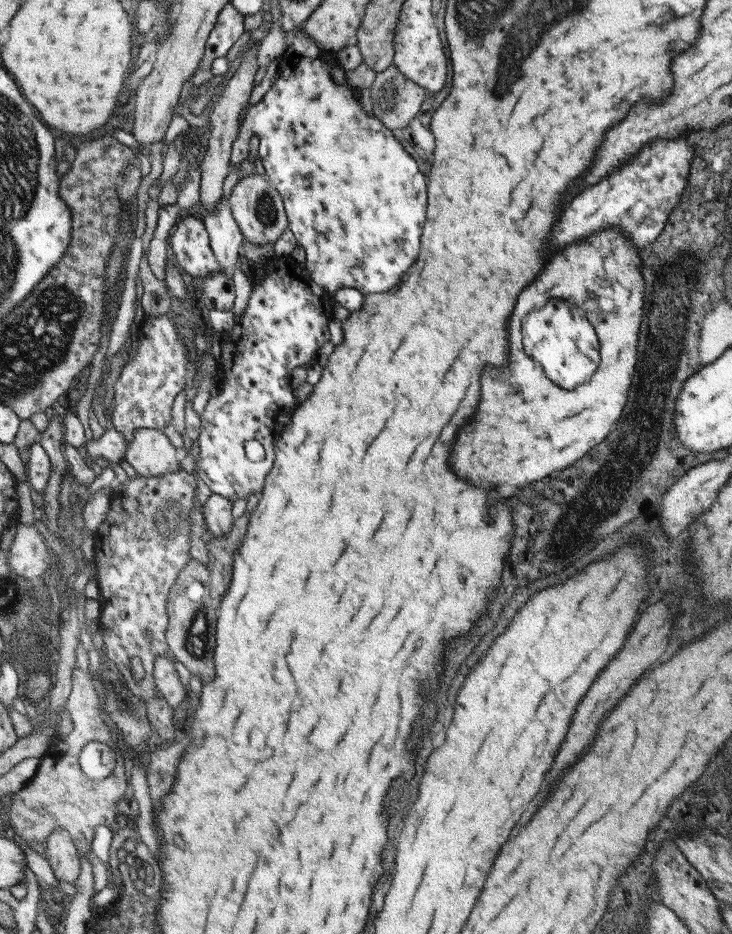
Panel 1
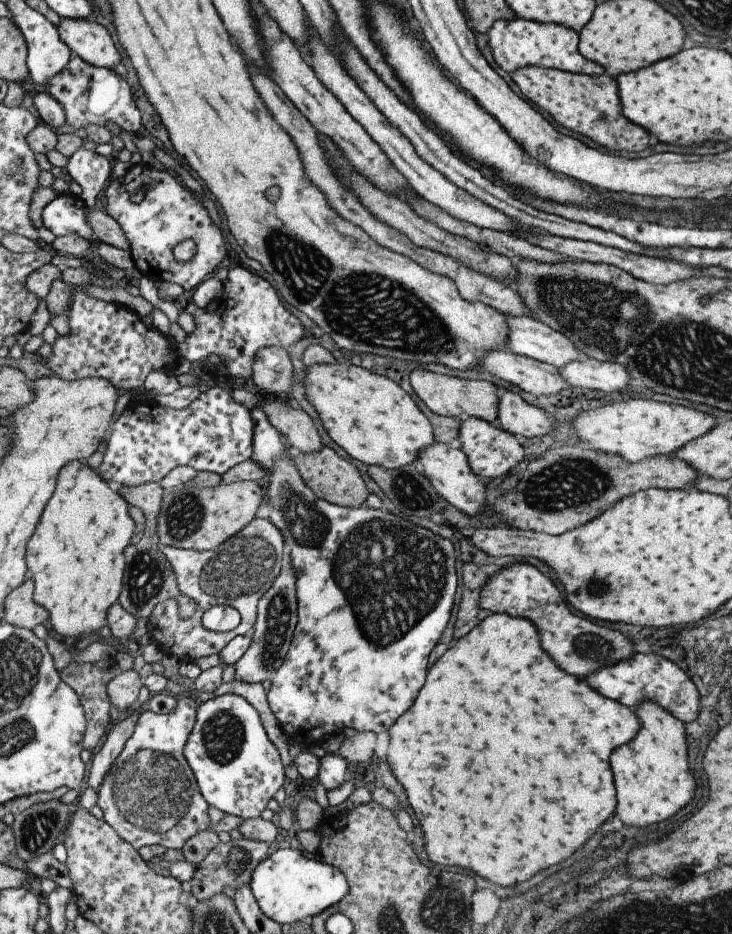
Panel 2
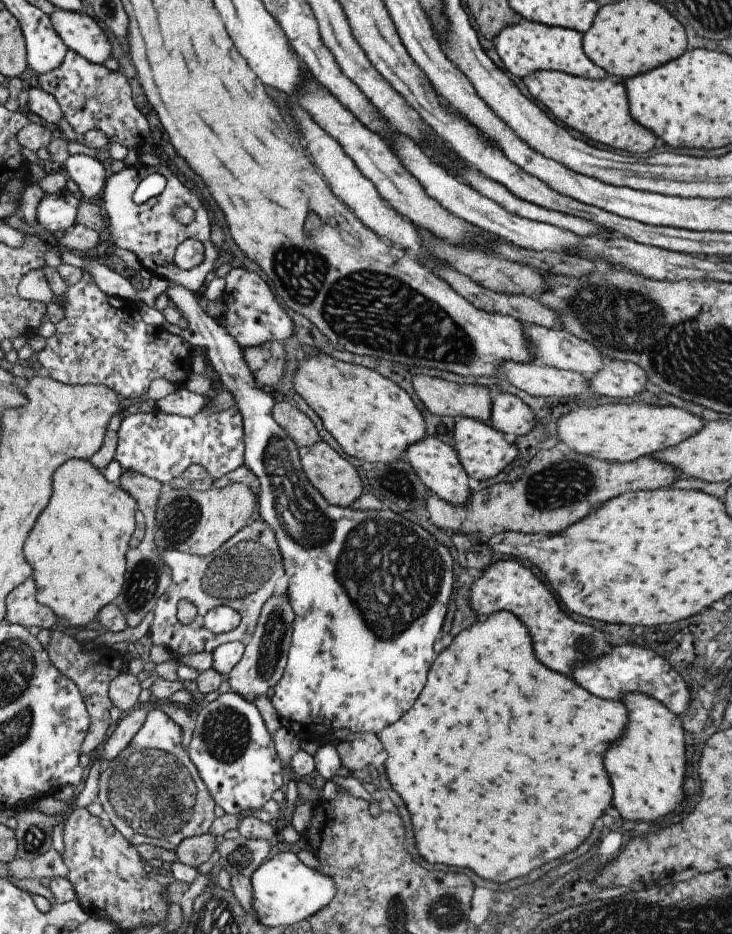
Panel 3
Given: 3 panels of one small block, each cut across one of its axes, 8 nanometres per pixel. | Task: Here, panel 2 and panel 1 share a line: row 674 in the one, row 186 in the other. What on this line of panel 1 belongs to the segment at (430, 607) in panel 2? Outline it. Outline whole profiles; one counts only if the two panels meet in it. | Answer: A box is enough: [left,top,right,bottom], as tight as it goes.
[231,31,428,295]

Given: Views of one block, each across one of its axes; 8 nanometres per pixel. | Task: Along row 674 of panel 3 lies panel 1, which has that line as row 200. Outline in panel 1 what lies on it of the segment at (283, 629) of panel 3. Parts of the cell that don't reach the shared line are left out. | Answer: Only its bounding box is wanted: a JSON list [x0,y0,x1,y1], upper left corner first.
[229,174,288,244]

